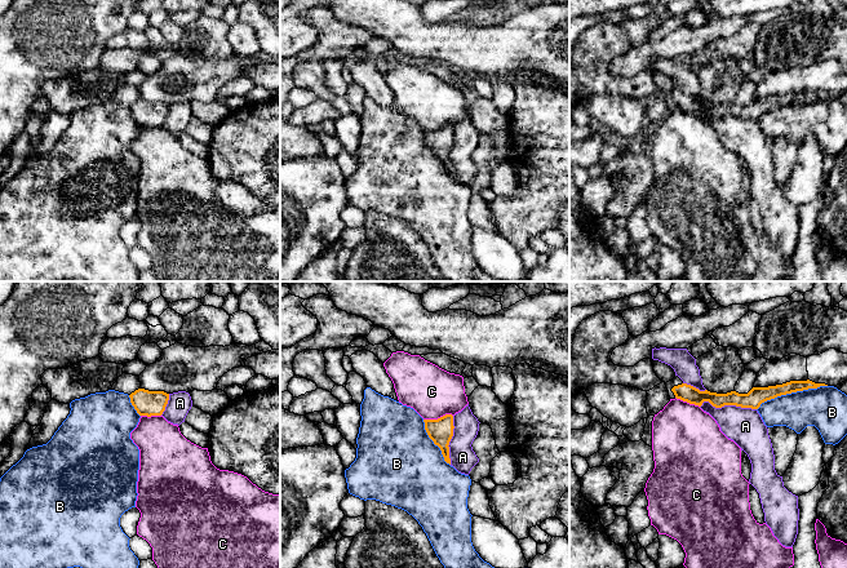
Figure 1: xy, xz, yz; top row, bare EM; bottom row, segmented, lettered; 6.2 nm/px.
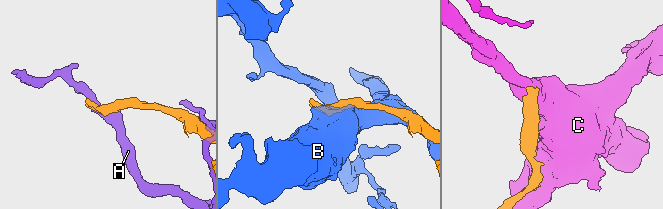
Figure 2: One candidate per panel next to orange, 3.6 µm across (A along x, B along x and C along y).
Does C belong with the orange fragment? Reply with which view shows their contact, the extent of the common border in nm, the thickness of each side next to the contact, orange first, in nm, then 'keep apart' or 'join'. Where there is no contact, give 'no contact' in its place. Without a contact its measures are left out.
meets orange in xz; contact 190 nm long; 160 nm thick on the orange side, 320 nm on the other; keep apart

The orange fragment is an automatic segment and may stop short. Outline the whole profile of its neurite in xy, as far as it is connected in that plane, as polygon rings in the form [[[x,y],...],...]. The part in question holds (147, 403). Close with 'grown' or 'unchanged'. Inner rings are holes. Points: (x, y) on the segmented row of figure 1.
[[[138,389],[129,395],[130,403],[139,416],[161,416],[169,400],[164,391]]]; unchanged

